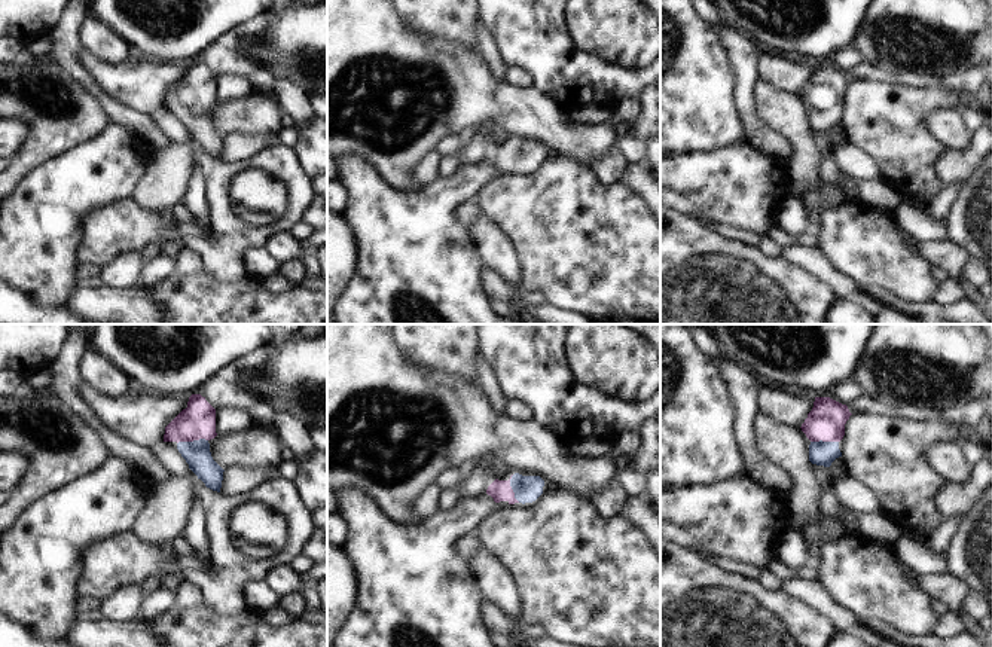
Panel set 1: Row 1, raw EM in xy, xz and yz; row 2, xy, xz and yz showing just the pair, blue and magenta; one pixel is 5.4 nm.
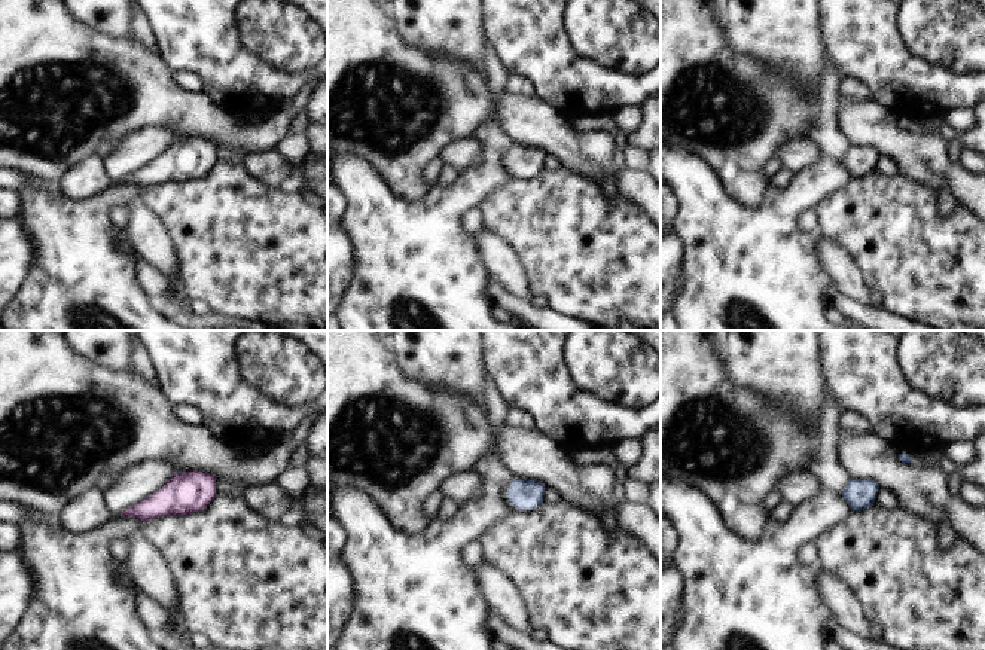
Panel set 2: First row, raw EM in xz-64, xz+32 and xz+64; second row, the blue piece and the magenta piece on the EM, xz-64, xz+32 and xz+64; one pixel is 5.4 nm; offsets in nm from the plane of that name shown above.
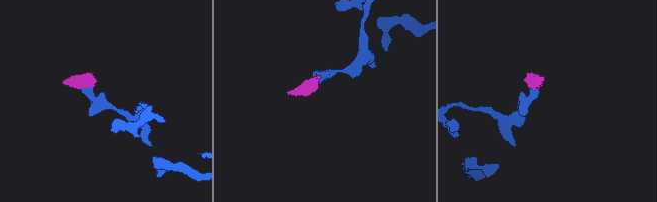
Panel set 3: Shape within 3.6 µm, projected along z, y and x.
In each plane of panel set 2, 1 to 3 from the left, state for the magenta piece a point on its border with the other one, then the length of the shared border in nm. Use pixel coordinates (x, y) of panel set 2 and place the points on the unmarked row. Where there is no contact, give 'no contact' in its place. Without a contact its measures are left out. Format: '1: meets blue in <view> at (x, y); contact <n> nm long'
1: no contact
2: no contact
3: no contact

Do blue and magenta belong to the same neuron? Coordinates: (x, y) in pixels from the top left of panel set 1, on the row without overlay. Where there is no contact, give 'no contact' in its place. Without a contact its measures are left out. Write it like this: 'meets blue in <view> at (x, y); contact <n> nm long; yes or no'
meets blue in xy at (194, 107); contact 170 nm long; yes

